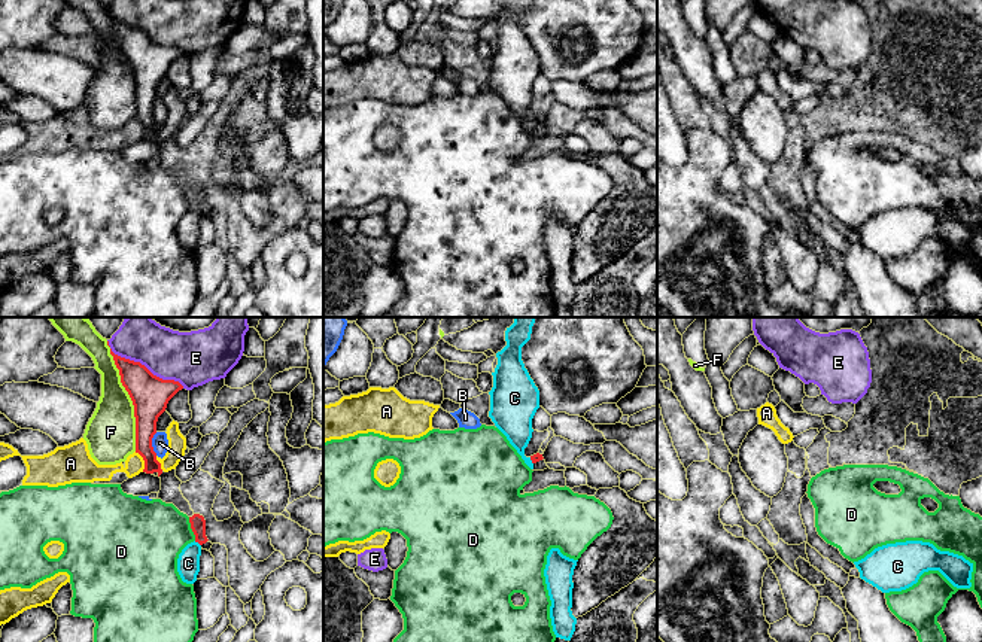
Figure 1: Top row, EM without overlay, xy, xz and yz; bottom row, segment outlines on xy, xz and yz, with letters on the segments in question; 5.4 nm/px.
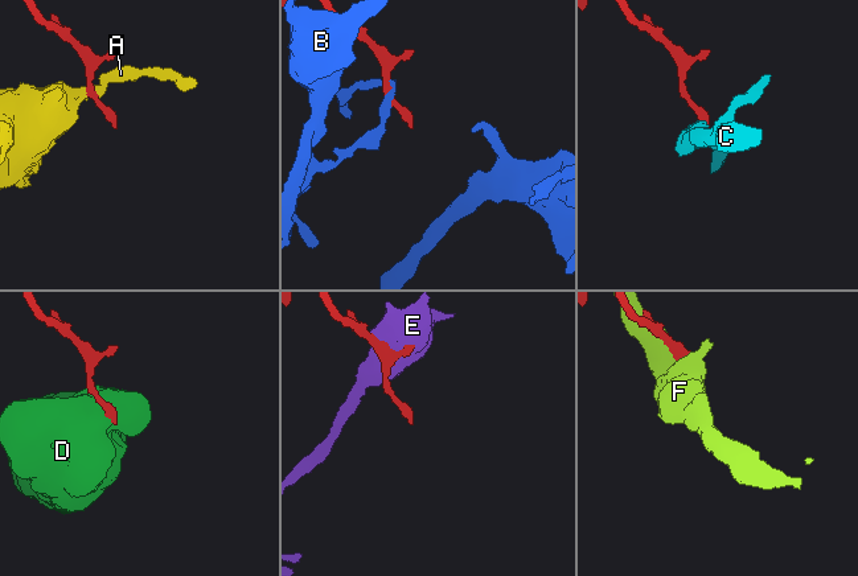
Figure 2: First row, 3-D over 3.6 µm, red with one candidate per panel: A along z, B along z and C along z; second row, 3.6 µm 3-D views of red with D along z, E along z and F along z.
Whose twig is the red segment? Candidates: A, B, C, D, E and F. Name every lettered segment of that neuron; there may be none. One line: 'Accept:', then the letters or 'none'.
Accept: none

